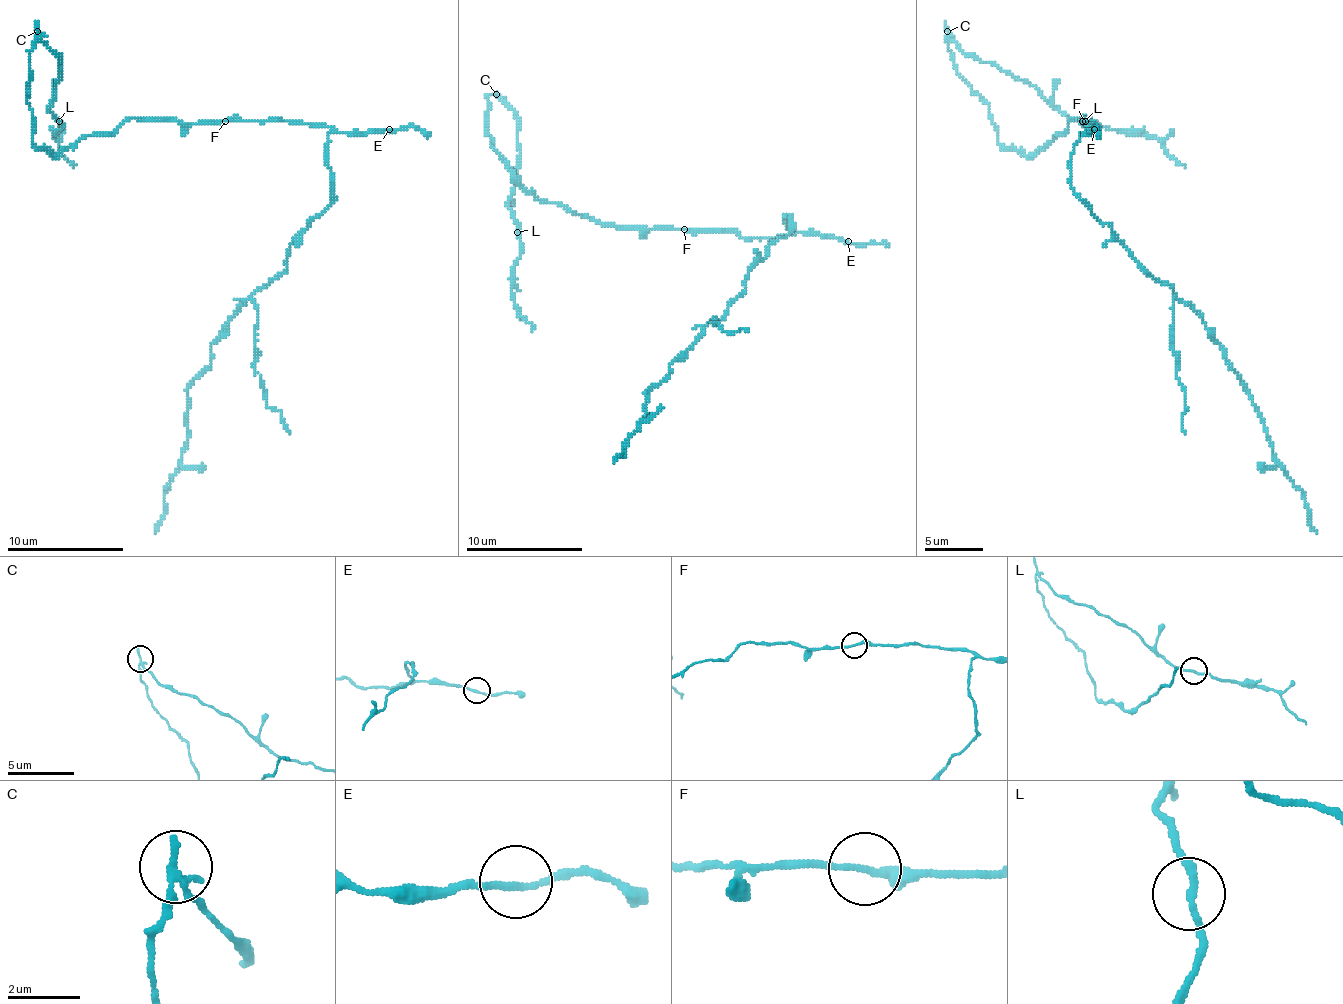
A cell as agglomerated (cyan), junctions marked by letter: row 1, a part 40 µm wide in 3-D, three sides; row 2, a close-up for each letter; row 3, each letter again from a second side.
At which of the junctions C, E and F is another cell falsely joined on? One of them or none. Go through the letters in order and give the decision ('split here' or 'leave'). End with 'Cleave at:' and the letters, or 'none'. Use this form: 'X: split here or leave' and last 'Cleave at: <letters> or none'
C: split here
E: leave
F: leave
Cleave at: C

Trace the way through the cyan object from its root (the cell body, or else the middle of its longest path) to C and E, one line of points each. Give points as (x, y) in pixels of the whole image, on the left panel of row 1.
C: (225, 121), (132, 118), (111, 132), (82, 135), (56, 156), (38, 150), (26, 100), (38, 30)
E: (225, 121), (301, 121), (334, 127), (339, 132), (389, 129)

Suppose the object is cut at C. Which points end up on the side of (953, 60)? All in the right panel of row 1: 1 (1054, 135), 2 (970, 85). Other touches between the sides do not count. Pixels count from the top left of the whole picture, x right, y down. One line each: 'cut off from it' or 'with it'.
1: with it
2: with it

